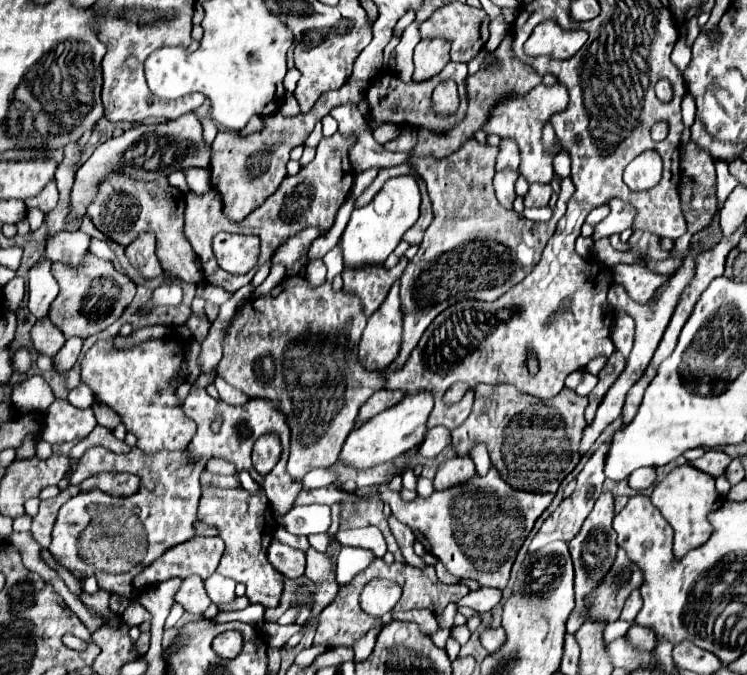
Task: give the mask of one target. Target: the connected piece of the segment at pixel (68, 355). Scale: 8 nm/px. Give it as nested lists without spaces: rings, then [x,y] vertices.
[[[67,338],[67,342],[63,344],[63,348],[57,352],[55,356],[55,370],[57,372],[67,372],[73,368],[73,364],[77,362],[77,356],[81,352],[81,346],[83,346],[83,338]]]

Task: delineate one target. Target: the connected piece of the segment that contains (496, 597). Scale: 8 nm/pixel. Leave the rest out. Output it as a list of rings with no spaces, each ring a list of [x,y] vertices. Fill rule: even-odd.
[[[479,588],[479,590],[473,590],[469,592],[465,598],[461,598],[457,602],[457,606],[469,606],[477,612],[489,612],[491,608],[495,608],[503,598],[503,592],[501,590],[489,590],[489,588]]]

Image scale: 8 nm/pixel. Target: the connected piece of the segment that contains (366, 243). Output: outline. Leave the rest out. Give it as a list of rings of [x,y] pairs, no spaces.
[[[397,176],[389,178],[367,206],[353,210],[349,224],[341,234],[341,252],[345,270],[359,270],[361,266],[383,264],[387,256],[395,250],[395,246],[401,242],[405,230],[409,230],[417,222],[419,204],[421,194],[417,180],[413,176]]]

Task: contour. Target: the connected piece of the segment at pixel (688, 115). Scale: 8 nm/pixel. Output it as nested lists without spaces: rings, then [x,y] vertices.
[[[687,92],[681,102],[681,114],[685,127],[691,127],[696,117],[696,104],[693,96]]]

